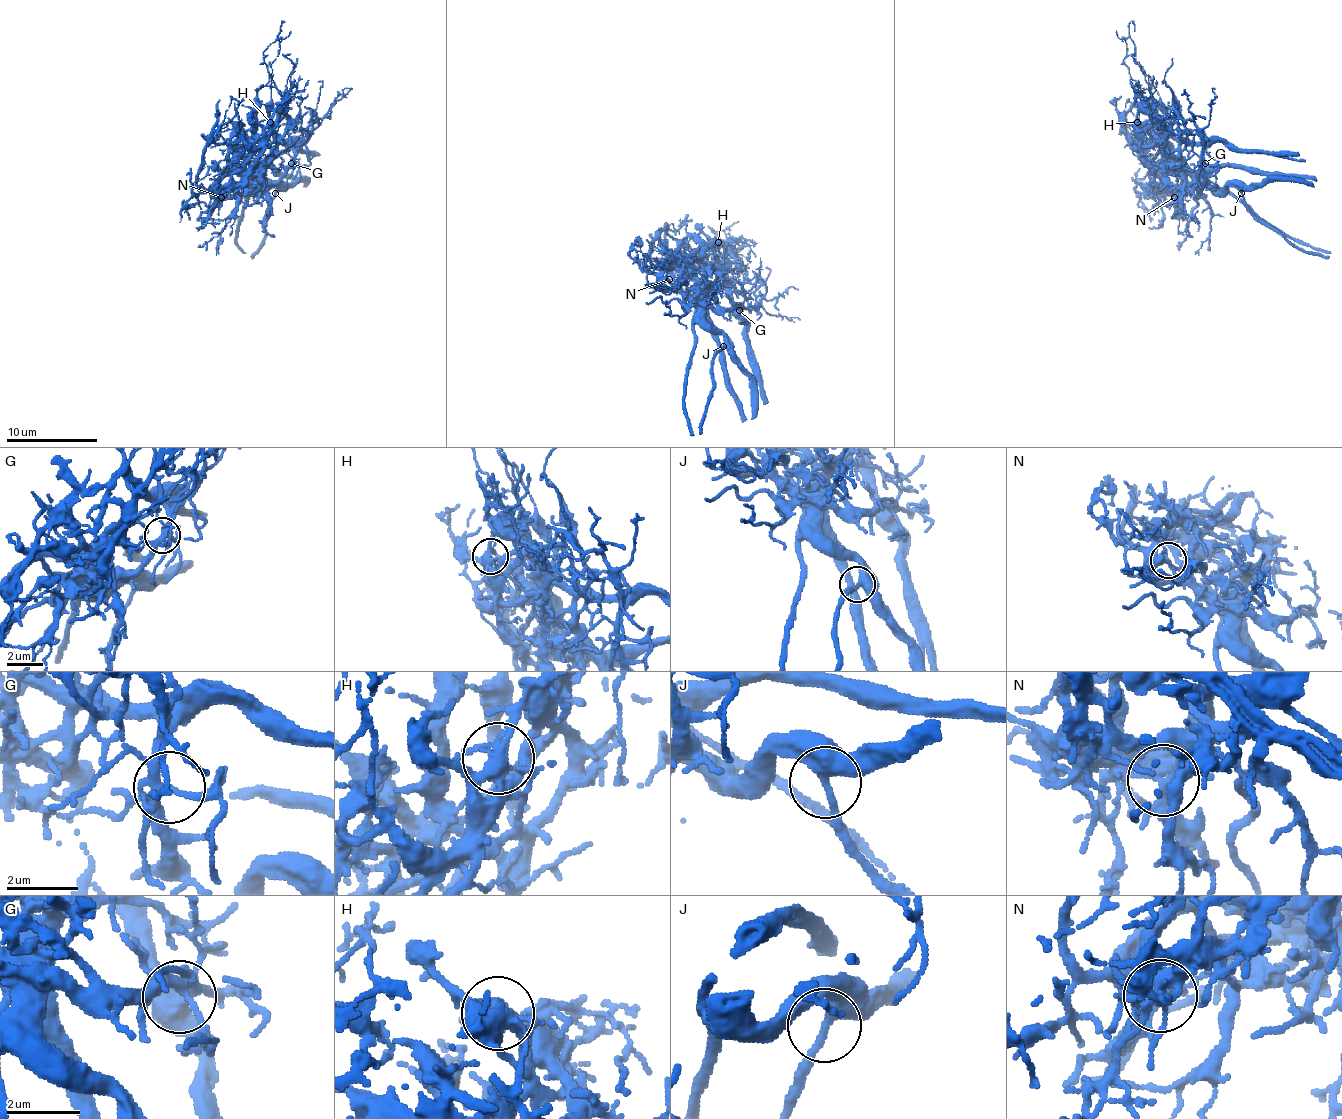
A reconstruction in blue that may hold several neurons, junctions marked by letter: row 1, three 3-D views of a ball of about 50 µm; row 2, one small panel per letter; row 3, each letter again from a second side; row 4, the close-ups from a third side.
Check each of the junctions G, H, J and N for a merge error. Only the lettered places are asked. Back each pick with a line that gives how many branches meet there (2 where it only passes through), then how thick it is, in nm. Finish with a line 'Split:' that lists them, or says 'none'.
H: Branches: 5. Thickness 320 nm
N: Branches: 5. Thickness 260 nm
Split: H, N

